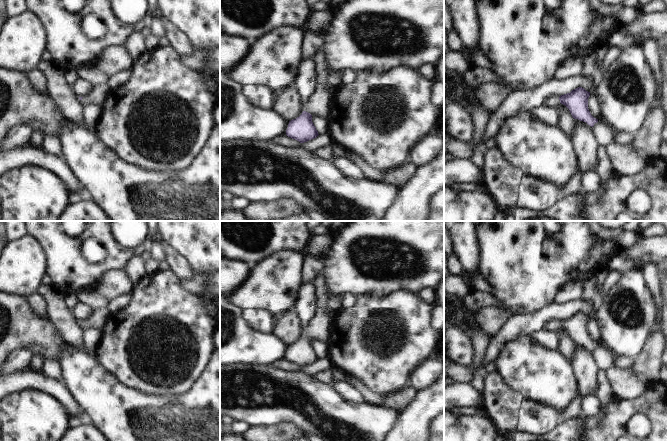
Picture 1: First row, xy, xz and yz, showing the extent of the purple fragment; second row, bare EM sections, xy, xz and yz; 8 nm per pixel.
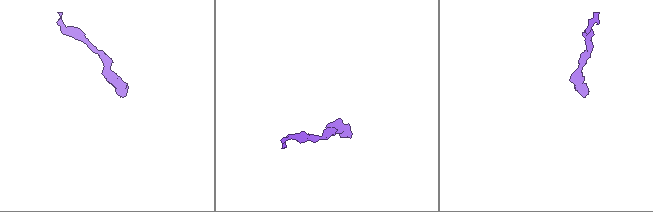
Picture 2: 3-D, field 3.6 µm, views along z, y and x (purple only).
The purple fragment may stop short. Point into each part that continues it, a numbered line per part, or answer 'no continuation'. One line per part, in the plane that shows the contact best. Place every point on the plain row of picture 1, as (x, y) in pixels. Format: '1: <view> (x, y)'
1: xz (320, 327)

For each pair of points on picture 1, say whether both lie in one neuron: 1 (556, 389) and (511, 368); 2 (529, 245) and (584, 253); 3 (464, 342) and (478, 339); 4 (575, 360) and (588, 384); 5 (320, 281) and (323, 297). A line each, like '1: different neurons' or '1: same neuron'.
1: same neuron
2: same neuron
3: different neurons
4: same neuron
5: same neuron

